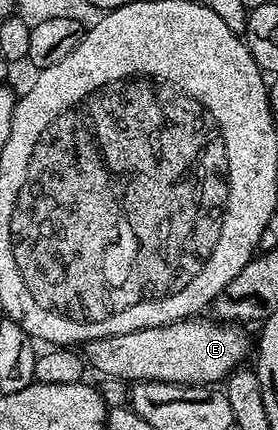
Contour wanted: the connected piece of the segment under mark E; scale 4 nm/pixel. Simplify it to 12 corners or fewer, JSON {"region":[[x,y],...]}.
{"region":[[198,321],[85,342],[86,361],[127,383],[225,382],[252,341]]}

